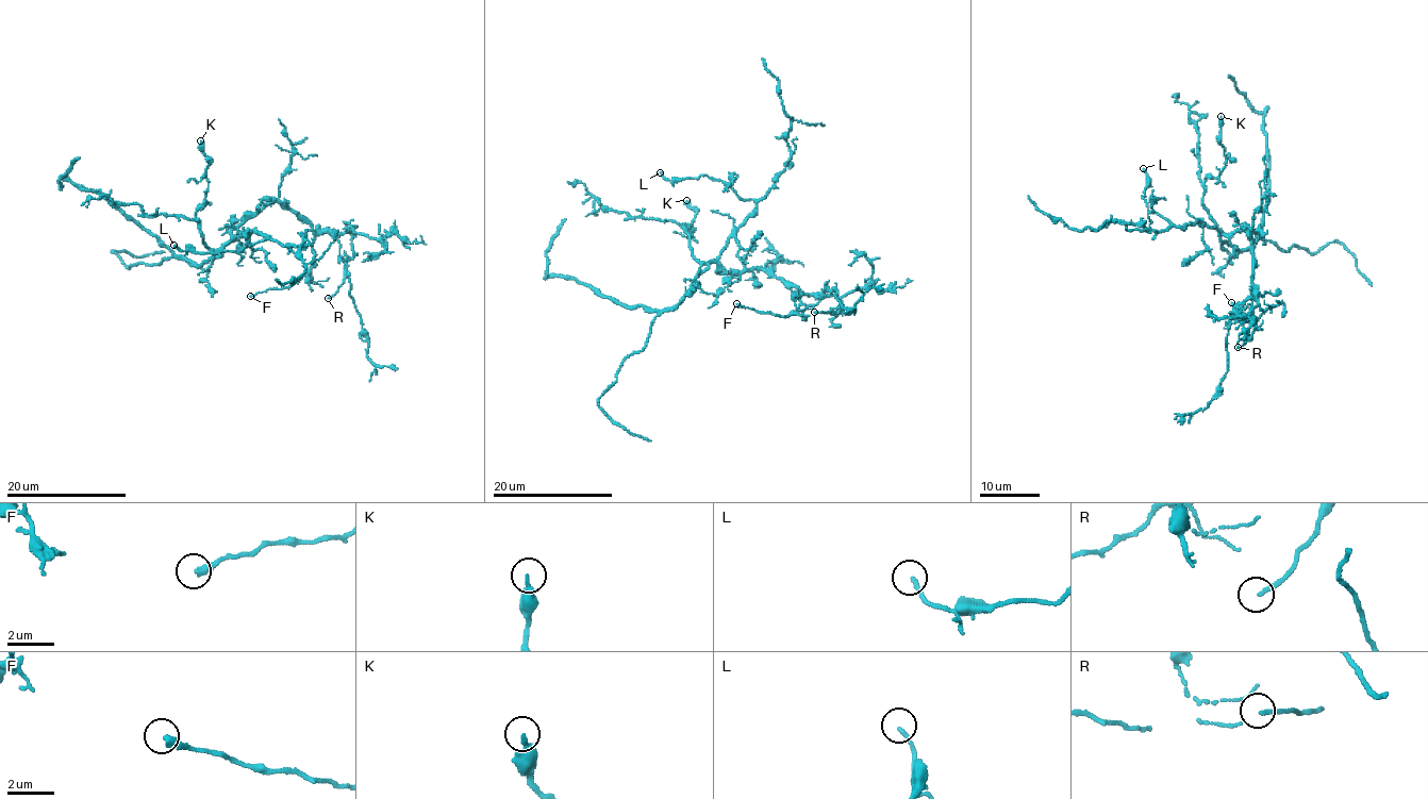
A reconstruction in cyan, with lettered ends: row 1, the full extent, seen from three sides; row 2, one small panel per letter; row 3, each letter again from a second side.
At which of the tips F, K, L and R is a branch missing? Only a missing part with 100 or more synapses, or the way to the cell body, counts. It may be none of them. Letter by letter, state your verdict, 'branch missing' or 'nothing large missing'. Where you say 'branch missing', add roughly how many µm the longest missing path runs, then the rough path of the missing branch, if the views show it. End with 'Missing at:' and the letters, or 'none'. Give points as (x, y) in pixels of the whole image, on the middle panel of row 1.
F: nothing large missing
K: nothing large missing
L: nothing large missing
R: nothing large missing
Missing at: none

